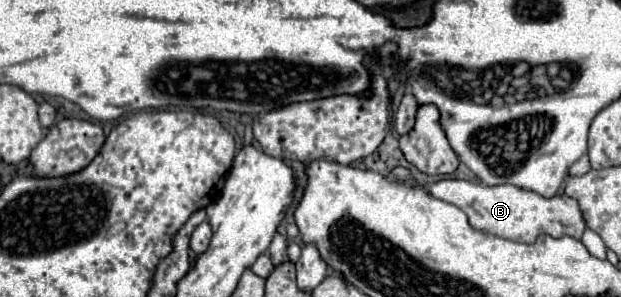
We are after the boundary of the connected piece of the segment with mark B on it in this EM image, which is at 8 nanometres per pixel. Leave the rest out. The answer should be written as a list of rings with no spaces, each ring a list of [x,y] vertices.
[[[441,179],[437,183],[421,185],[431,197],[447,201],[463,209],[469,217],[469,225],[477,231],[491,233],[497,237],[511,237],[519,243],[531,243],[539,233],[551,233],[551,237],[571,235],[579,239],[585,231],[585,221],[581,209],[573,197],[555,195],[551,199],[541,197],[535,191],[527,191],[515,185],[481,185],[463,179]]]

